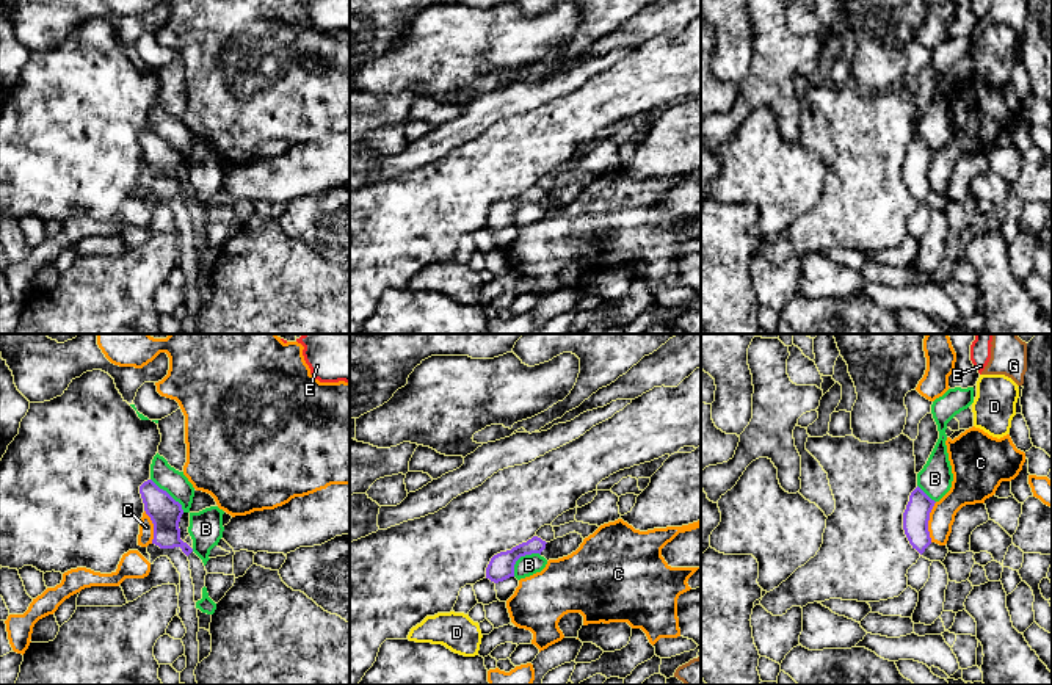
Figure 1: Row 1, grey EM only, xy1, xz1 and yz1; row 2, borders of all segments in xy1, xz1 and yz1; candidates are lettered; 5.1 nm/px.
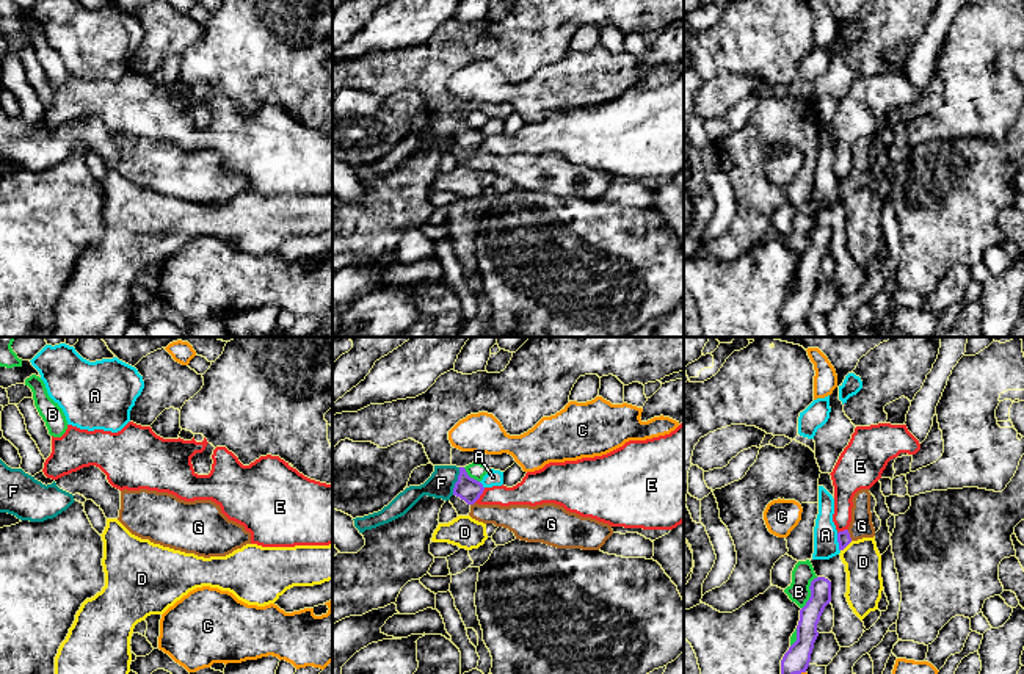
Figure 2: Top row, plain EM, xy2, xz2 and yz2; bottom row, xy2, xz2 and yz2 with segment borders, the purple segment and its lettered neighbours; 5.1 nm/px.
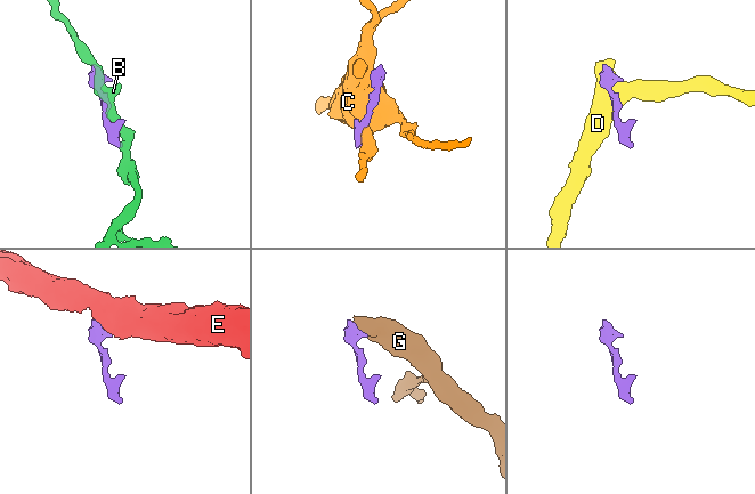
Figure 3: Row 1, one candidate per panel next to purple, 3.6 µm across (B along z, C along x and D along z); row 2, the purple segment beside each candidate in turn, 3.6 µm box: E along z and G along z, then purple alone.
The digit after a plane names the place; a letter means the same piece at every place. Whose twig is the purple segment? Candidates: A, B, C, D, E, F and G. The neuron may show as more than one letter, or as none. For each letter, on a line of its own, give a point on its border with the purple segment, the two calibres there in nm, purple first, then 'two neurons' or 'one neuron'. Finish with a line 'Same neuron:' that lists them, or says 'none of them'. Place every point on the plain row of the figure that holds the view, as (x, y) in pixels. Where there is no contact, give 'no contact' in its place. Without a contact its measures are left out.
A: yz2 (838, 190) | 70/130 nm | two neurons
B: xz1 (521, 204) | 130/110 nm | two neurons
C: yz1 (927, 171) | 140/140 nm | two neurons
D: yz2 (846, 195) | 70/190 nm | two neurons
E: xz2 (480, 143) | 120/140 nm | two neurons
F: xz2 (457, 130) | 120/140 nm | one neuron
G: yz2 (849, 184) | 70/120 nm | one neuron
Same neuron: F, G

